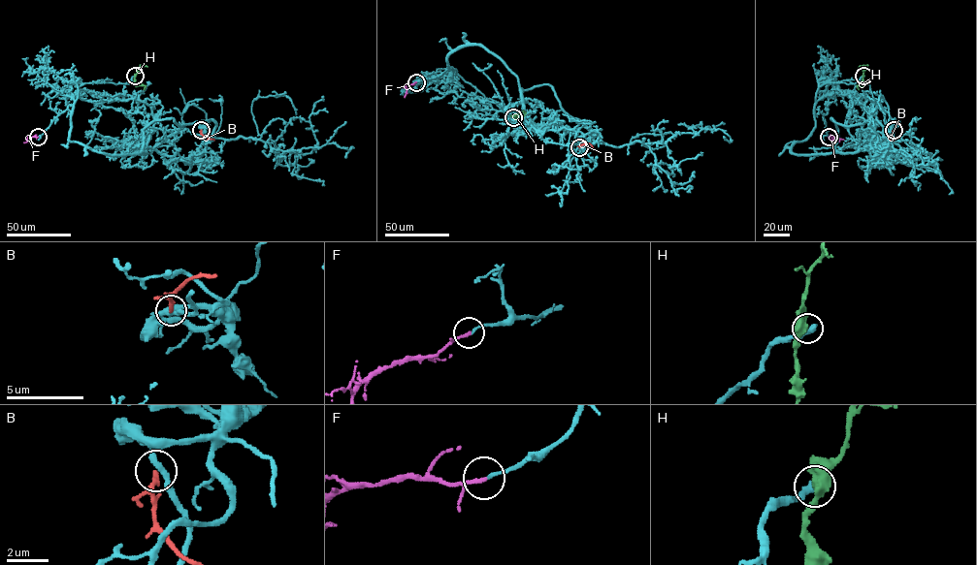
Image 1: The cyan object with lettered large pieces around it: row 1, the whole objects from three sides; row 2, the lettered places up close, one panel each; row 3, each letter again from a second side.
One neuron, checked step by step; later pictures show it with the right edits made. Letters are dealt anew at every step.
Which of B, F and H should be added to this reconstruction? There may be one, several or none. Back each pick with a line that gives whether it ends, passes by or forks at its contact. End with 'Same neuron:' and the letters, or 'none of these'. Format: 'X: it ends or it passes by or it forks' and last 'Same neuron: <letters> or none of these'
F: it passes by
Same neuron: F

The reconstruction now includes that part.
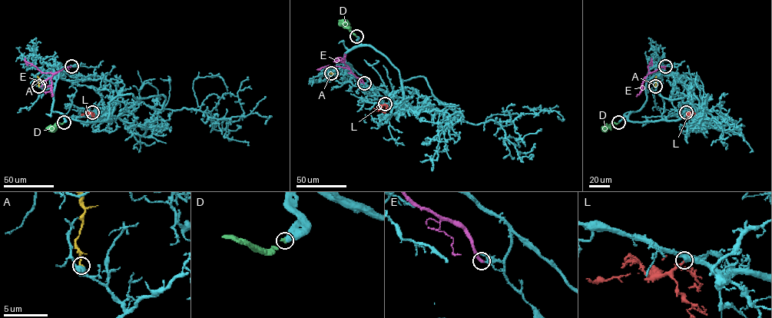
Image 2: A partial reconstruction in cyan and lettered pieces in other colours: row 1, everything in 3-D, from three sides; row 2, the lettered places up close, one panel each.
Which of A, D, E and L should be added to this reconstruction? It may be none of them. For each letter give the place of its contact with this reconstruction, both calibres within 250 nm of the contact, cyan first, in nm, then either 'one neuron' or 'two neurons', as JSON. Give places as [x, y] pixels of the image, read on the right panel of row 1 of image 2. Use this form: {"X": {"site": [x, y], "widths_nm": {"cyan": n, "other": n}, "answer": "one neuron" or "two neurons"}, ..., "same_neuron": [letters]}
{"A": {"site": [655, 86], "widths_nm": {"cyan": 550, "other": 190}, "answer": "two neurons"}, "D": {"site": [618, 122], "widths_nm": {"cyan": 500, "other": 240}, "answer": "one neuron"}, "E": {"site": [665, 66], "widths_nm": {"cyan": 140, "other": 280}, "answer": "two neurons"}, "L": {"site": [686, 112], "widths_nm": {"cyan": 440, "other": 130}, "answer": "one neuron"}, "same_neuron": ["D", "L"]}

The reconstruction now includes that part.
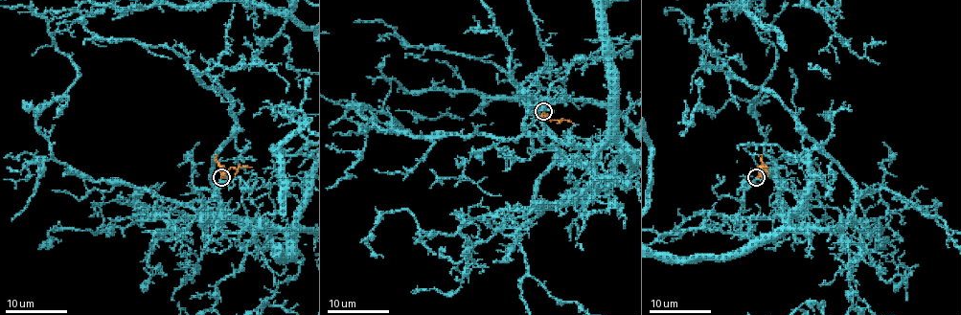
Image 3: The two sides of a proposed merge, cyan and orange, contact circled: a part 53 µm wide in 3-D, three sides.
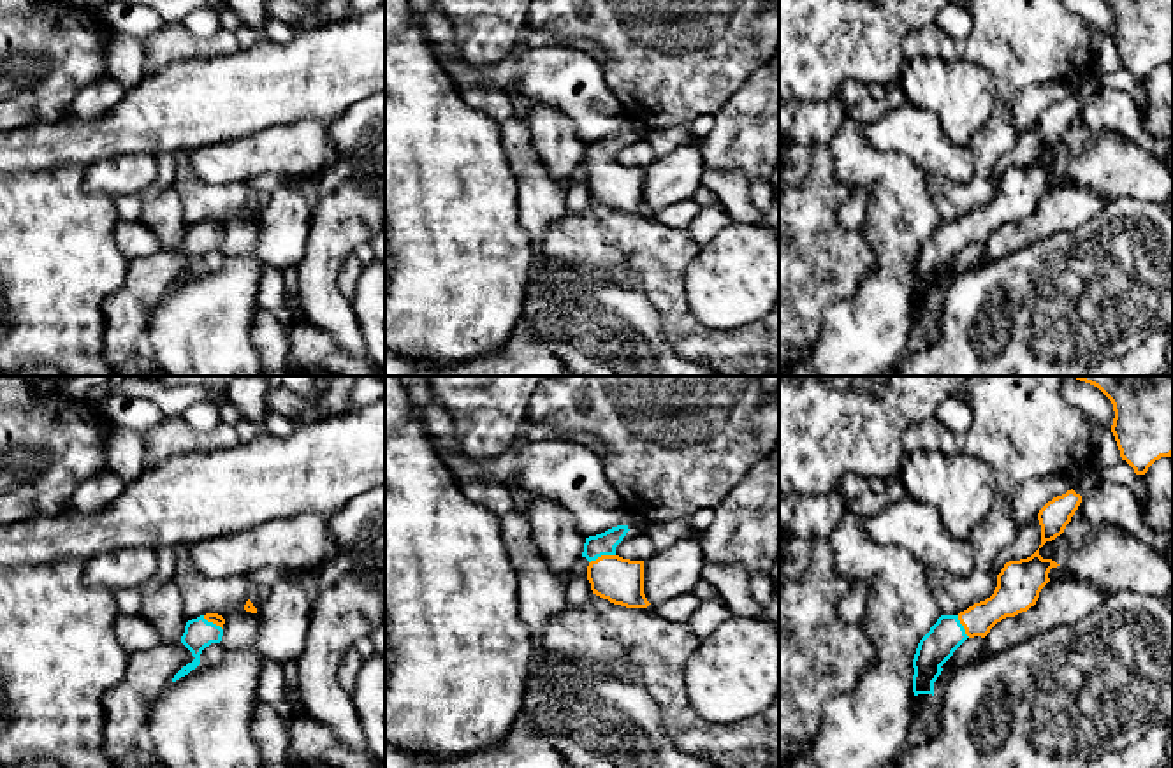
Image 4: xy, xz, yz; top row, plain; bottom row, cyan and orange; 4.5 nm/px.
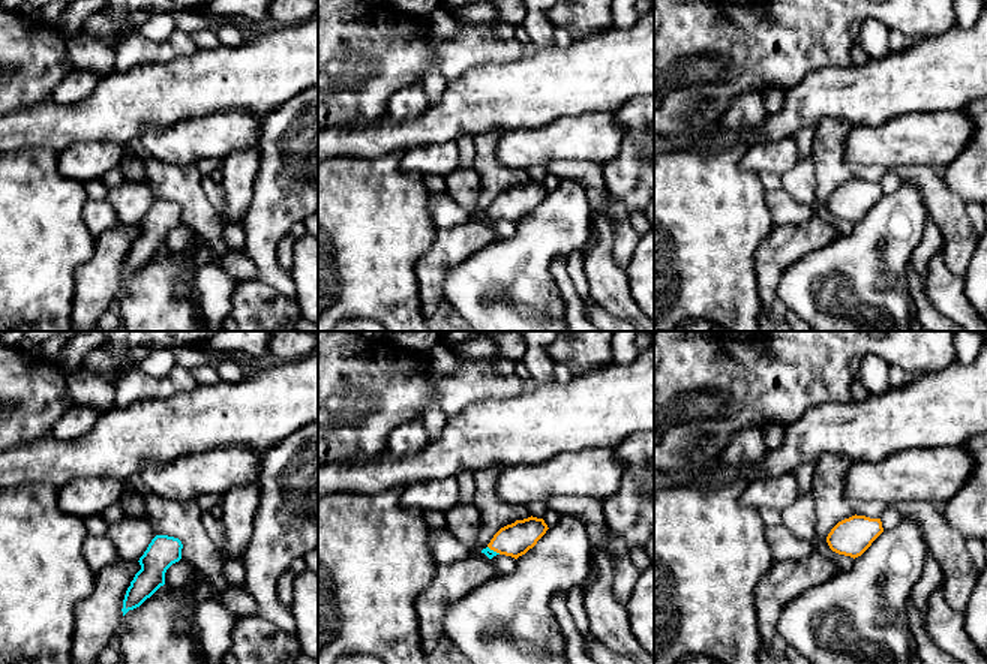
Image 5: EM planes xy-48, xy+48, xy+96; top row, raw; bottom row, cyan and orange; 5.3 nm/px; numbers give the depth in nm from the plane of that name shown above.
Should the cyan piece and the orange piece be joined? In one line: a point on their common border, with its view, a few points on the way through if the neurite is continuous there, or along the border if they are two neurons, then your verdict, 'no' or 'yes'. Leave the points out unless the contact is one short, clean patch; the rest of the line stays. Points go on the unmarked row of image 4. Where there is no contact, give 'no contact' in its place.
meets cyan in xz at (602, 160); runs through xz (604, 150), (602, 160), (604, 171), (619, 187); yes

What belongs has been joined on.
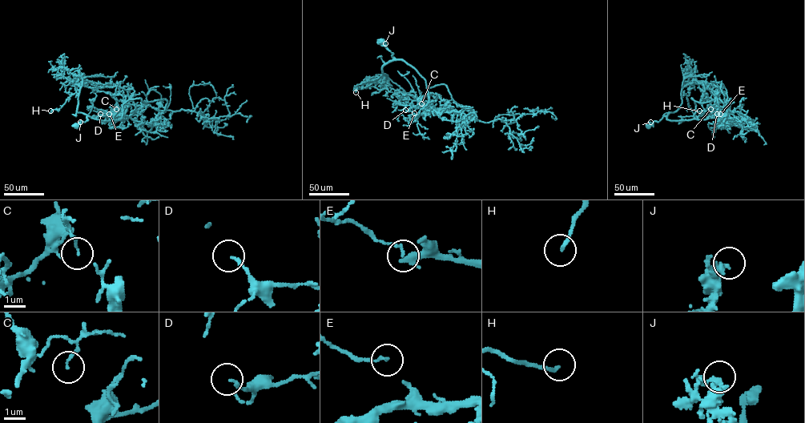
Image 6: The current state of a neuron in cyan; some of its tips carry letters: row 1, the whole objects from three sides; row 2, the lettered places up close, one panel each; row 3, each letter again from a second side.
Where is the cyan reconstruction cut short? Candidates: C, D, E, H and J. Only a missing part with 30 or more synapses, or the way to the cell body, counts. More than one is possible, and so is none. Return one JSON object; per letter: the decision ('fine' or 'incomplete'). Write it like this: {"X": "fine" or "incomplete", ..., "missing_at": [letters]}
{"C": "fine", "D": "fine", "E": "fine", "H": "fine", "J": "fine", "missing_at": []}

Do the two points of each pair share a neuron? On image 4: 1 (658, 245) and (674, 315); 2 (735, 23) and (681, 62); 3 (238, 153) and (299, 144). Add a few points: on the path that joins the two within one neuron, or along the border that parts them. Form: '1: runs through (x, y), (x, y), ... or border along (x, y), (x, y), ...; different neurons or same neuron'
1: runs through (658, 262), (658, 273), (669, 297); same neuron
2: runs through (721, 36), (707, 50), (695, 51); same neuron
3: runs through (254, 153), (284, 150); same neuron

